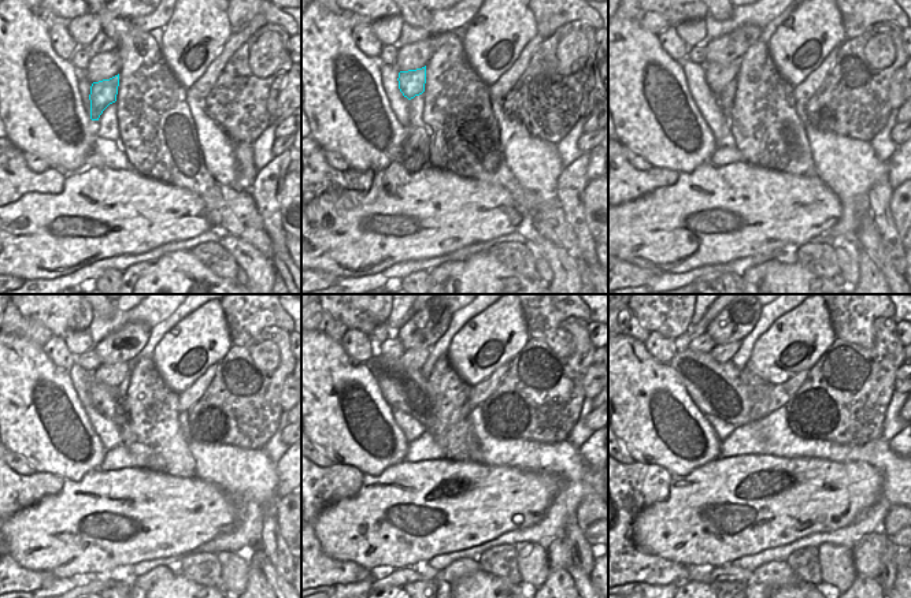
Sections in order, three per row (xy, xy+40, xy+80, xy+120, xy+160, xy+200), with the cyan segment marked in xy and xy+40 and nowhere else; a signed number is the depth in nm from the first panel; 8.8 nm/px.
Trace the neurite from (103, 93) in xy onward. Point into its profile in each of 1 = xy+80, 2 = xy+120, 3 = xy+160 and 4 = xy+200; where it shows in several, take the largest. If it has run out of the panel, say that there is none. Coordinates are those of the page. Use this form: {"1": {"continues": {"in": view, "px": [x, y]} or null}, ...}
{"1": {"continues": {"in": "xy+80", "px": [718, 77]}}, "2": {"continues": {"in": "xy+120", "px": [113, 375]}}, "3": {"continues": {"in": "xy+160", "px": [414, 359]}}, "4": {"continues": {"in": "xy+200", "px": [722, 353]}}}

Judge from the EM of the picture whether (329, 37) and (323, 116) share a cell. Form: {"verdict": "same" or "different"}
{"verdict": "same"}

